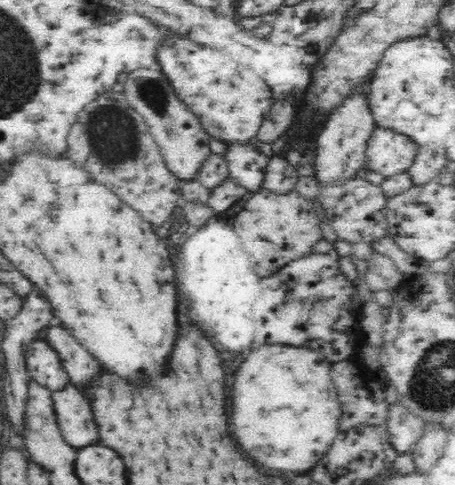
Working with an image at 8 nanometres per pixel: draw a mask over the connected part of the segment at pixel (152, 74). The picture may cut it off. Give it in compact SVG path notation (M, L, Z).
M156 68L126 76L121 86L128 105L144 116L148 130L152 136L156 136L156 144L160 144L160 152L164 152L168 168L172 168L172 172L176 172L176 176L184 178L186 182L195 181L196 172L201 168L200 160L208 156L212 151L208 146L214 144L208 142L208 134L202 130L196 116L188 112L188 108L184 108L184 104L178 100L169 80Z

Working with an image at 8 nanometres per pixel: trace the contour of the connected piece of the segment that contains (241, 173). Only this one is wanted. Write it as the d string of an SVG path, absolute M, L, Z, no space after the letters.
M256 143L228 144L219 150L227 163L230 178L246 187L249 193L261 189L269 153Z

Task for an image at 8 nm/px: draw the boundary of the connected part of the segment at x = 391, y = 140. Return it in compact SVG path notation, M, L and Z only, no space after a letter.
M376 128L368 138L366 146L366 174L380 180L402 179L402 170L407 172L415 162L415 157L422 155L422 150L412 141L412 137L388 128Z

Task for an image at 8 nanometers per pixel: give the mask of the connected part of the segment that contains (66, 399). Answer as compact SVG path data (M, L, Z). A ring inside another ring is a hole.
M66 388L52 392L53 407L64 440L75 449L90 446L98 442L98 426L94 424L94 414L90 410L88 400L84 398L84 394L78 388Z

